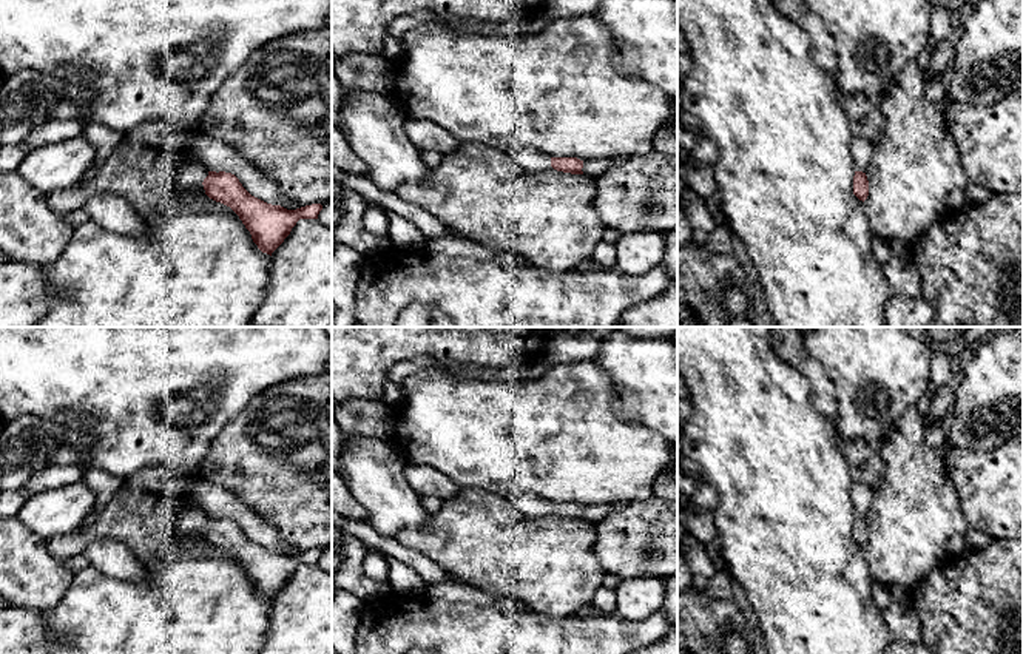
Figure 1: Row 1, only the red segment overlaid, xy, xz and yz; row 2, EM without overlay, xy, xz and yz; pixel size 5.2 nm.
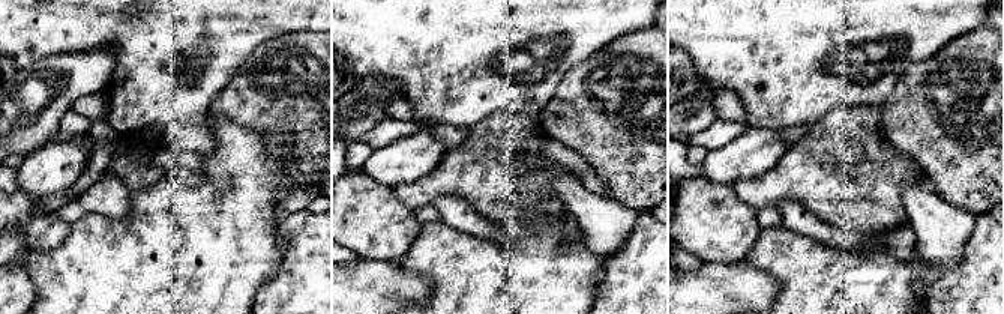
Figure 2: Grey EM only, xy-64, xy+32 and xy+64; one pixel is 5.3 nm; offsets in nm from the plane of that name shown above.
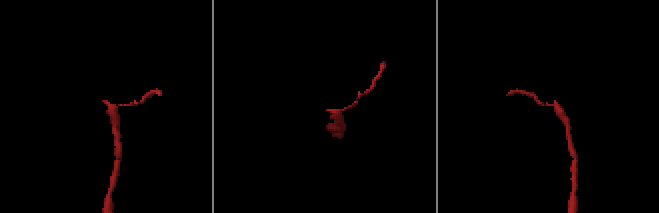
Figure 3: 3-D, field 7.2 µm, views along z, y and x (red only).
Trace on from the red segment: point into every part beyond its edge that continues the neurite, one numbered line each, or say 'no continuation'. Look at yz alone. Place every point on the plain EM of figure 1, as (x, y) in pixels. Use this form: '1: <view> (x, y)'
no continuation

